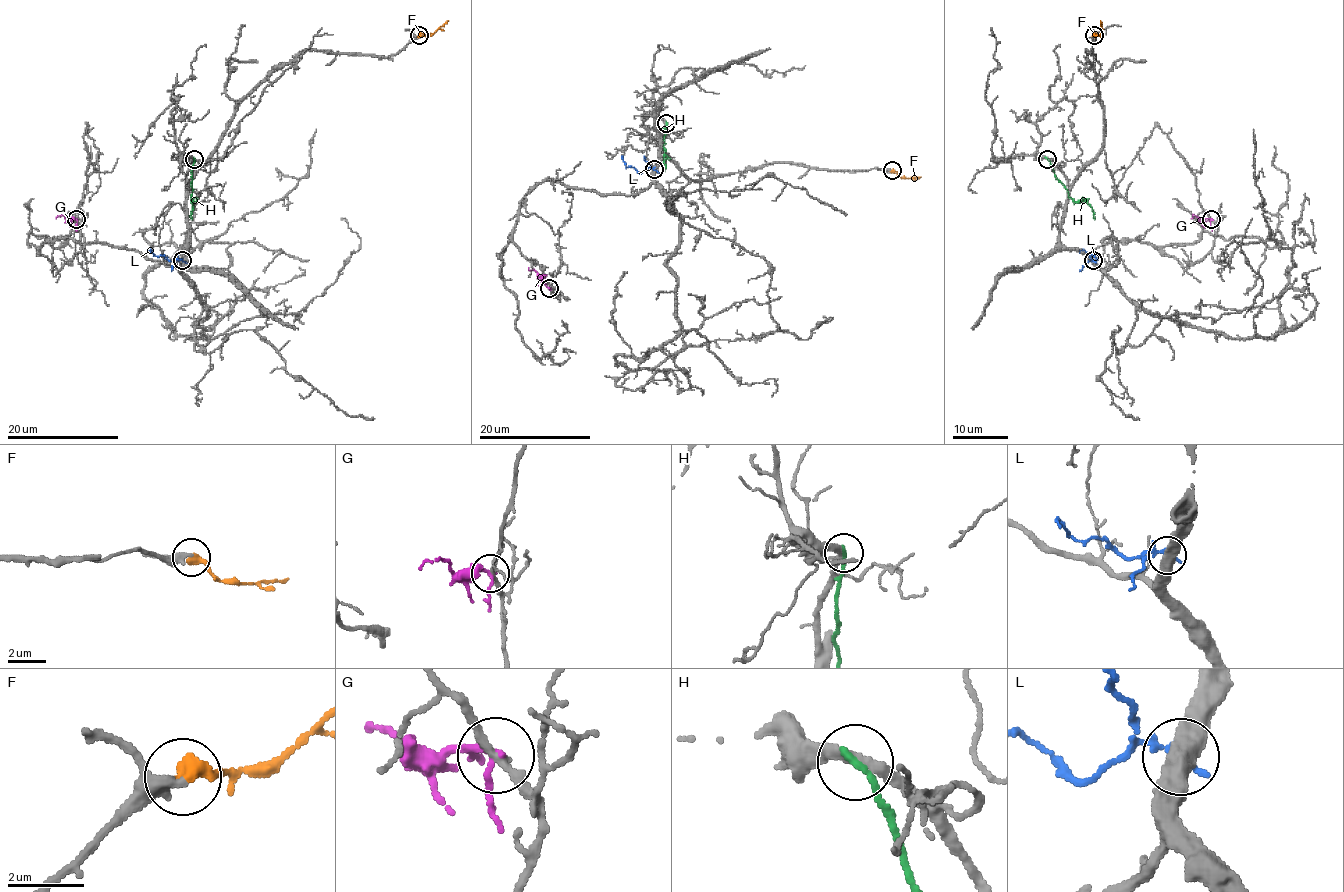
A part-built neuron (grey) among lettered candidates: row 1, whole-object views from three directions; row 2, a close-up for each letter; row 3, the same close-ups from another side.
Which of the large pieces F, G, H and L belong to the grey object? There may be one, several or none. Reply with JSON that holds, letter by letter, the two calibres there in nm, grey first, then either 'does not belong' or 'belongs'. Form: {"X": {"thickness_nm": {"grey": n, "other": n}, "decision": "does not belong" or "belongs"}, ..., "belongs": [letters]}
{"F": {"thickness_nm": {"grey": 240, "other": 440}, "decision": "belongs"}, "G": {"thickness_nm": {"grey": 200, "other": 160}, "decision": "does not belong"}, "H": {"thickness_nm": {"grey": 280, "other": 200}, "decision": "does not belong"}, "L": {"thickness_nm": {"grey": 480, "other": 220}, "decision": "does not belong"}, "belongs": ["F"]}

